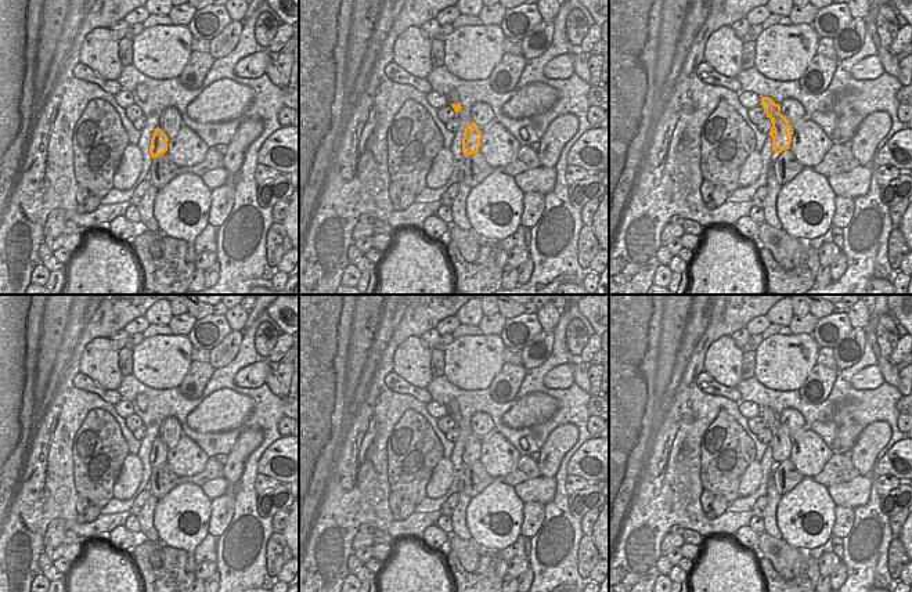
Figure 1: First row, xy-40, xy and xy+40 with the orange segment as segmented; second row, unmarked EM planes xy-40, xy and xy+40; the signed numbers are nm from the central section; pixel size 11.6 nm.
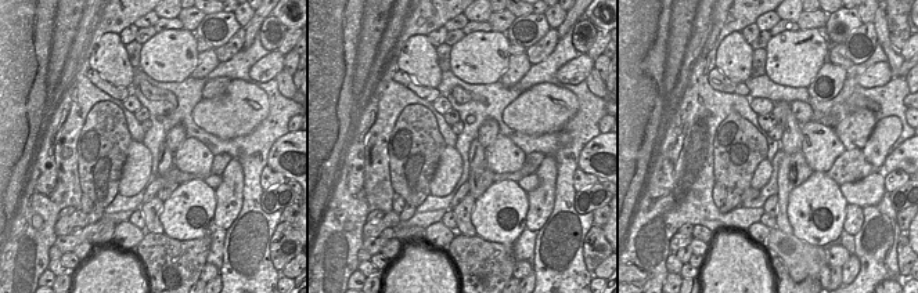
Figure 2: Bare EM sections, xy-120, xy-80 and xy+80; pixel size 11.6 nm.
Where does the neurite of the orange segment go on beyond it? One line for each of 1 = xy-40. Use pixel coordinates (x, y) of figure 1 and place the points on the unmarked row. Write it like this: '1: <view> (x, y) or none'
1: none

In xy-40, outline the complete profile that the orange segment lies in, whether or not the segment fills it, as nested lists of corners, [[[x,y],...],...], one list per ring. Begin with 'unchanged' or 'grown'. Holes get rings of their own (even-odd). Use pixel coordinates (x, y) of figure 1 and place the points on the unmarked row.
unchanged; [[[156,437],[149,454],[151,468],[165,463],[167,461],[167,451],[167,445],[159,437]]]

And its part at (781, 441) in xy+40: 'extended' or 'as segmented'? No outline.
as segmented

